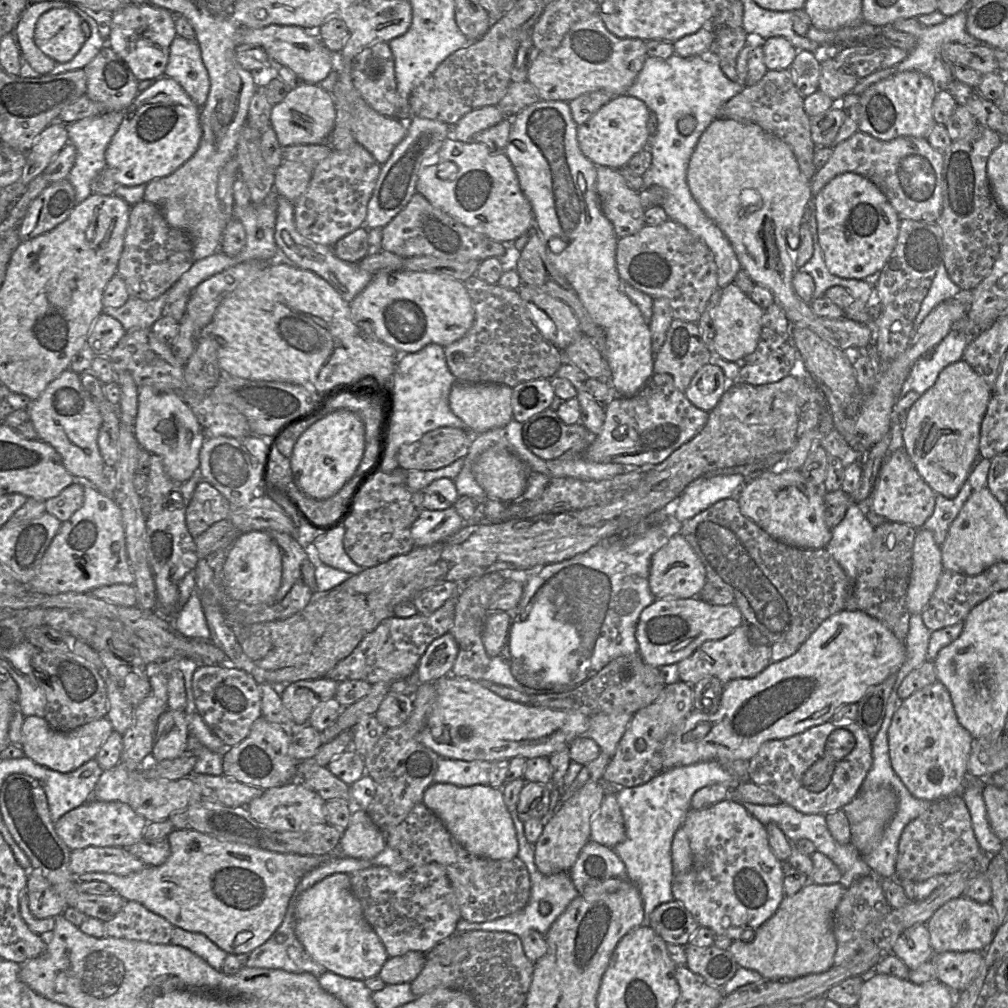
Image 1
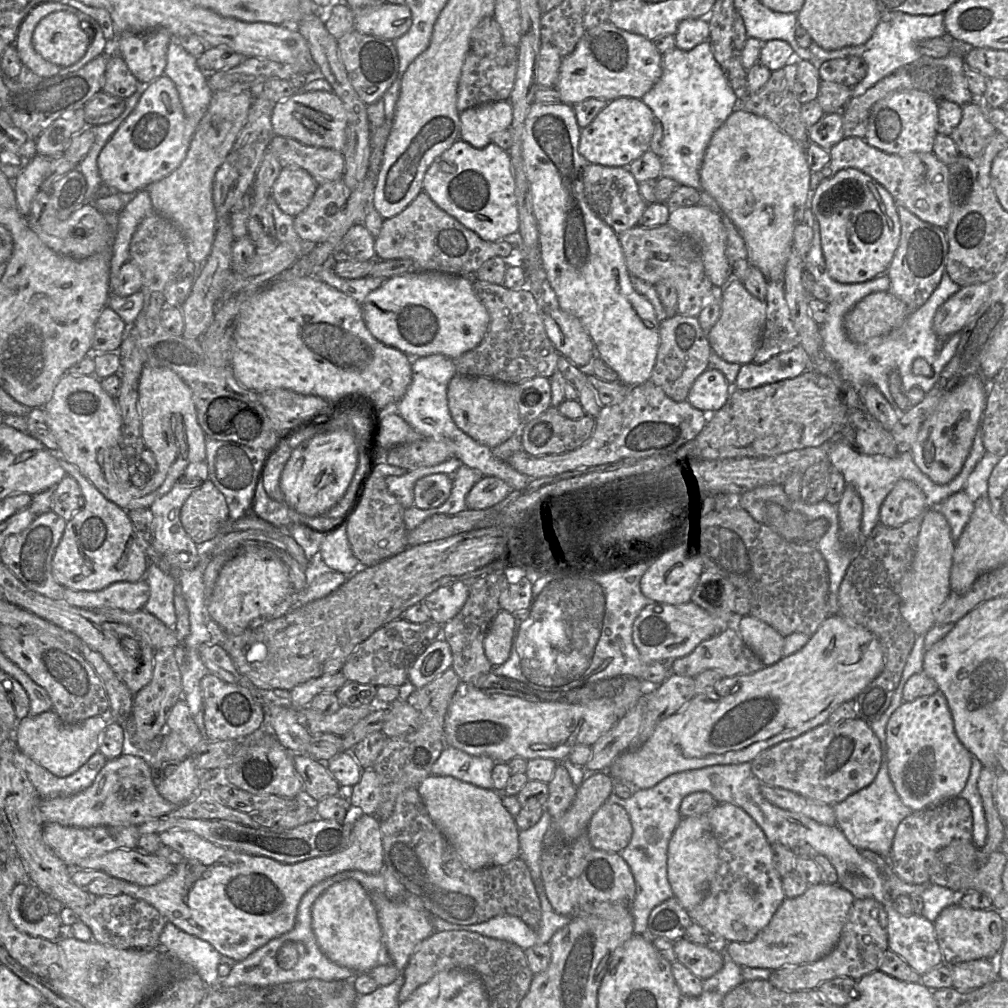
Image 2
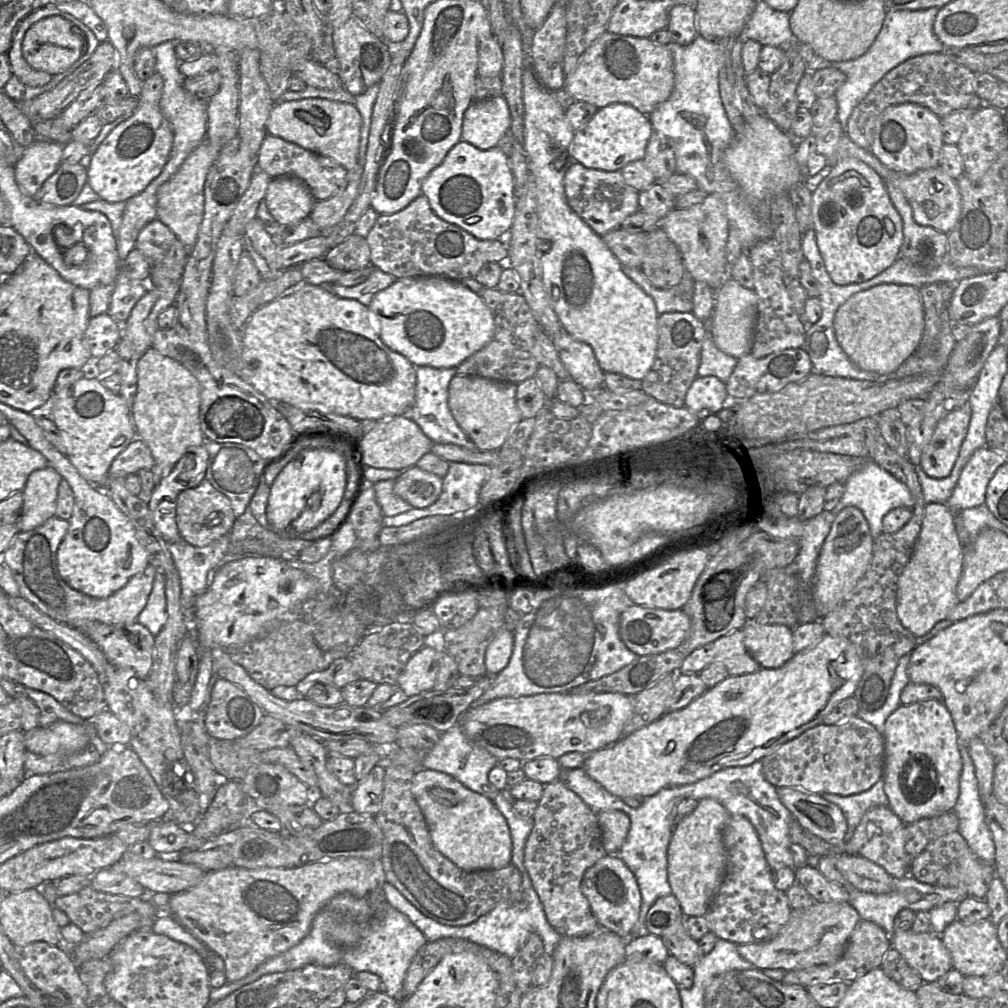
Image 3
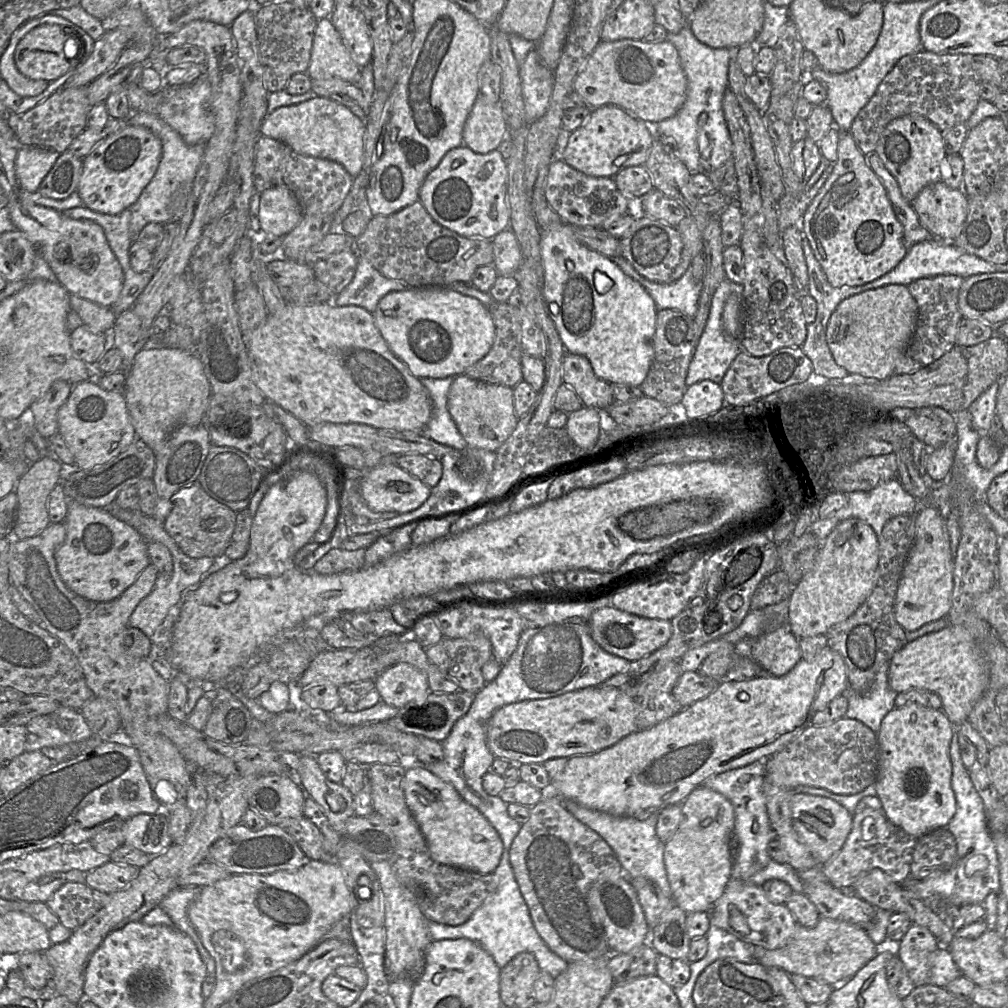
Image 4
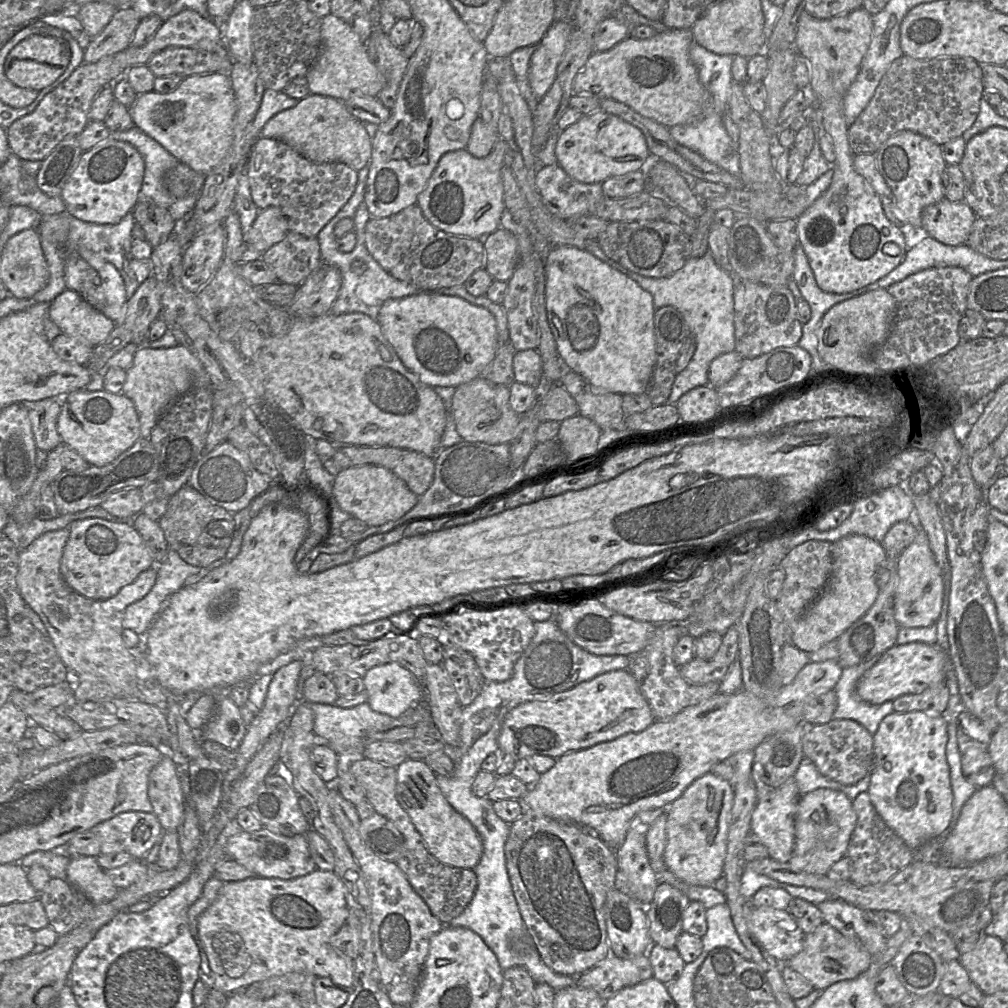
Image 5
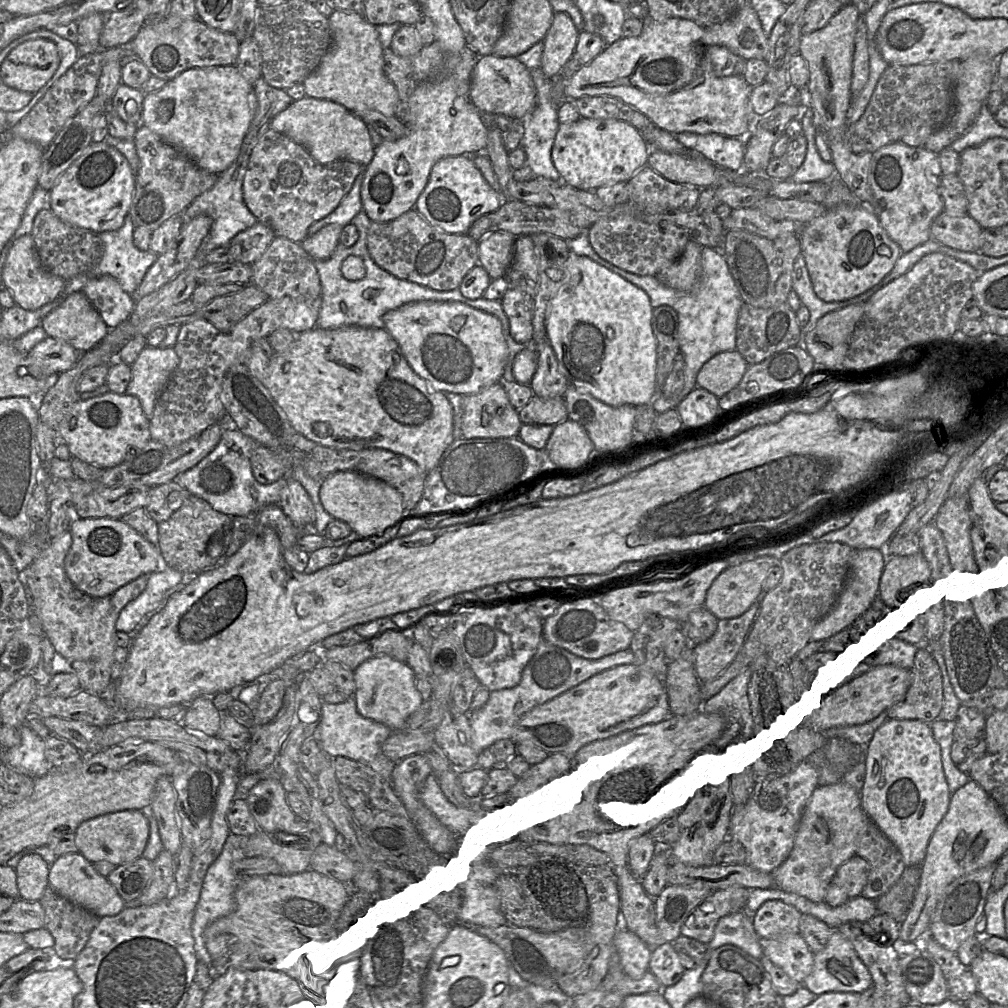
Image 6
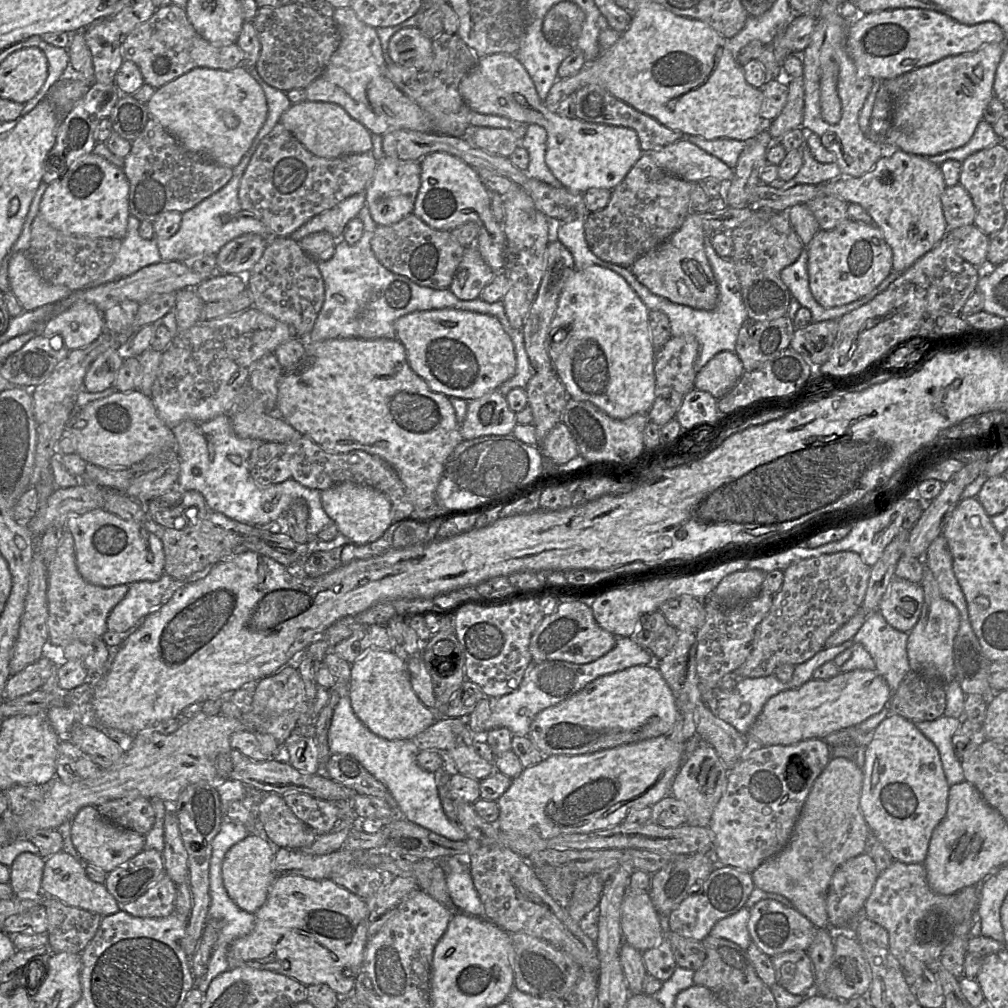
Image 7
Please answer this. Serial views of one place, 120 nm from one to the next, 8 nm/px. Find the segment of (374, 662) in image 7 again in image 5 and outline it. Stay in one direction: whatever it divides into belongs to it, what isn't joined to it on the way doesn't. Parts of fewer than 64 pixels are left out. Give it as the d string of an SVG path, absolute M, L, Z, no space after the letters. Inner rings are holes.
M392 662L371 668L363 677L367 703L375 712L397 719L425 698L414 675Z

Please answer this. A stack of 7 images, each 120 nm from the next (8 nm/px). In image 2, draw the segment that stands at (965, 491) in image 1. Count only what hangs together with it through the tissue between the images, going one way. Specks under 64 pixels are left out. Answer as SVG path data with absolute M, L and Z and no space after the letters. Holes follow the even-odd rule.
M959 491L935 506L946 518L952 539L956 542L974 510L974 503L963 491Z

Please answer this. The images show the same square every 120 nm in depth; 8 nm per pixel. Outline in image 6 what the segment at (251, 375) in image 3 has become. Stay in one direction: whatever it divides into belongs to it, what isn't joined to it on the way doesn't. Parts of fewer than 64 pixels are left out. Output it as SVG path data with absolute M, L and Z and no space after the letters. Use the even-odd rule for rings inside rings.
M316 326L306 332L296 334L295 341L286 351L282 353L274 352L262 384L267 388L278 406L284 411L296 433L315 442L317 445L346 450L387 450L411 459L427 475L437 466L445 450L455 440L453 437L453 408L451 404L442 392L432 390L429 384L410 368L398 343L385 328L343 326L336 329L322 329Z

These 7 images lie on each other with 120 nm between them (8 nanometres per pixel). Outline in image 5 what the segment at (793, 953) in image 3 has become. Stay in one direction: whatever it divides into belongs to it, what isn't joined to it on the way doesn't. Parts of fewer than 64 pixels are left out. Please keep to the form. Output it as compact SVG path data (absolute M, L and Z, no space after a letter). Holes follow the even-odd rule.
M822 923L813 932L804 935L802 950L782 964L799 973L815 990L823 991L835 983L858 977L869 968L871 960L872 955L856 940Z

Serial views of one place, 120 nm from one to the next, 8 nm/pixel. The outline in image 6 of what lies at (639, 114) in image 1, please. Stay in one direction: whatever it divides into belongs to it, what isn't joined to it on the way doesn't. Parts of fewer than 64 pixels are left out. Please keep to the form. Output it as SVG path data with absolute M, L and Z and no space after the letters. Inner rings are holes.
M580 117L573 122L560 123L551 150L551 159L562 181L580 190L595 191L597 188L618 182L627 182L642 167L648 165L650 146L641 132L631 124L614 119L589 119Z

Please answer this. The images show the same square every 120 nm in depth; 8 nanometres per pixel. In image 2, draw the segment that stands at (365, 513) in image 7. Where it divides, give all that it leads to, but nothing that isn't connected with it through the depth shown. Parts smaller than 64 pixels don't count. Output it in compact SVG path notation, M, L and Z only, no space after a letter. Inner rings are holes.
M435 473L420 478L414 486L414 506L425 510L441 506L450 496L452 478Z

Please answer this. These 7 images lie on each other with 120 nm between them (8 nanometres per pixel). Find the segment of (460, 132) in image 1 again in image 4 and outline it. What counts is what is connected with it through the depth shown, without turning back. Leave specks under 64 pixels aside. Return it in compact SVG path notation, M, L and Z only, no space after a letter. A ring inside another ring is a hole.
M479 95L476 99L463 128L463 144L472 151L486 154L498 149L505 137L508 137L508 126L500 102L491 102Z

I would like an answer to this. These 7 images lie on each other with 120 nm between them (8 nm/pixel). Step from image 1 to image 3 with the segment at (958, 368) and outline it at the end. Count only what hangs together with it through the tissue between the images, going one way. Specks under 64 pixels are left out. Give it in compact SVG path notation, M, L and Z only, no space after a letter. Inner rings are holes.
M968 402L947 414L923 449L918 468L932 478L947 477L959 455L970 418L971 408Z

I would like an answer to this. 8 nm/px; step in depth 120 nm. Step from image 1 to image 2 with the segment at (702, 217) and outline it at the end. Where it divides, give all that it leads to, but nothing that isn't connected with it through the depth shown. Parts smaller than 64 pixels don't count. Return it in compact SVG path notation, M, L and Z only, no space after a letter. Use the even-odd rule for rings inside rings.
M709 40L695 46L689 51L675 47L662 54L662 75L657 83L641 98L641 100L652 110L656 119L663 127L664 156L662 160L661 177L675 180L679 185L695 188L700 194L699 205L709 208L718 214L726 228L725 253L731 265L736 260L747 259L748 251L746 243L739 231L721 207L701 186L700 169L703 163L706 148L714 132L726 121L726 119L738 108L738 98L733 91L725 71L716 61Z

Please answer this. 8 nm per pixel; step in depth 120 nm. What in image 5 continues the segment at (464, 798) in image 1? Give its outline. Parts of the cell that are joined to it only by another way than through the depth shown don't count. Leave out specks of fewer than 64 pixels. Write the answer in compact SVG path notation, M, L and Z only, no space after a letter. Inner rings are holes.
M407 759L396 770L397 800L422 836L429 853L444 865L473 870L482 856L481 838L470 821L449 804L434 772L424 761L415 759Z

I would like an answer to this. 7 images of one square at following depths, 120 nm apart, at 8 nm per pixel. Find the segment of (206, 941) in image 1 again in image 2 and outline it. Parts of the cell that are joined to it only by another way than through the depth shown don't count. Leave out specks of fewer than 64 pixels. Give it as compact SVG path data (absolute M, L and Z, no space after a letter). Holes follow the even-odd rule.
M167 922L159 938L160 947L180 962L190 965L210 988L221 988L218 967L222 954L210 943Z

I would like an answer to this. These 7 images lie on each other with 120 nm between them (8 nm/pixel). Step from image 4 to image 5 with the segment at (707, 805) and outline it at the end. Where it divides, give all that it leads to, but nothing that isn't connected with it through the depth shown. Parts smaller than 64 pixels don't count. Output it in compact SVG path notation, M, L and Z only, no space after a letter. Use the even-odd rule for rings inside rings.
M712 771L693 781L667 808L664 868L677 879L696 886L714 886L723 876L730 814L734 800L732 785Z

